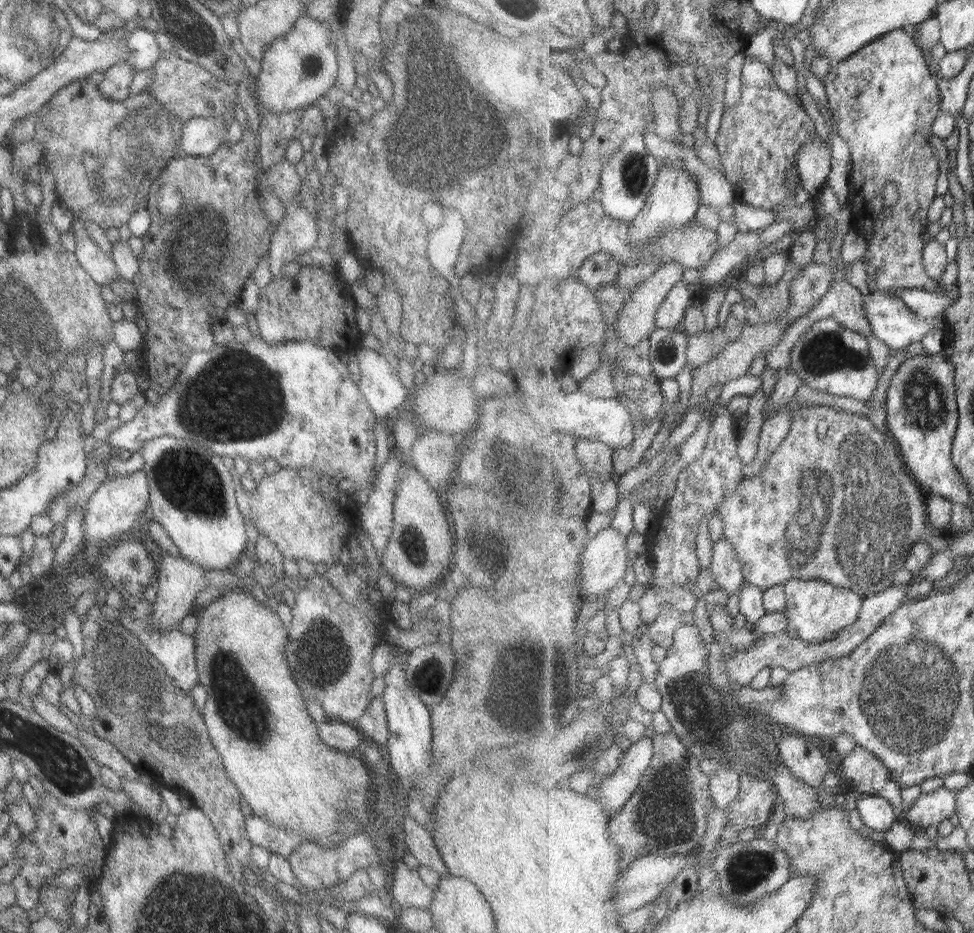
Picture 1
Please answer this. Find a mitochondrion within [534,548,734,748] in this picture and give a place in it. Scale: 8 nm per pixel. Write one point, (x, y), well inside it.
(700, 715)

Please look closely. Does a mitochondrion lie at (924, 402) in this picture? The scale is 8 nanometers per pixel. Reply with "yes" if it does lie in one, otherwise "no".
yes

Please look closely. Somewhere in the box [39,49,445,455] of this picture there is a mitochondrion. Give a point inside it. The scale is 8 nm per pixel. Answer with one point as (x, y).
(243, 401)

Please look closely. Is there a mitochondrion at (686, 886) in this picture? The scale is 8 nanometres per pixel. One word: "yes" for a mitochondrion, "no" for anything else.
no

